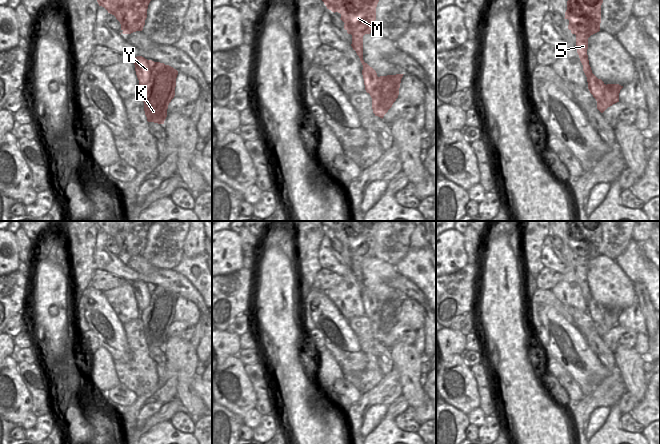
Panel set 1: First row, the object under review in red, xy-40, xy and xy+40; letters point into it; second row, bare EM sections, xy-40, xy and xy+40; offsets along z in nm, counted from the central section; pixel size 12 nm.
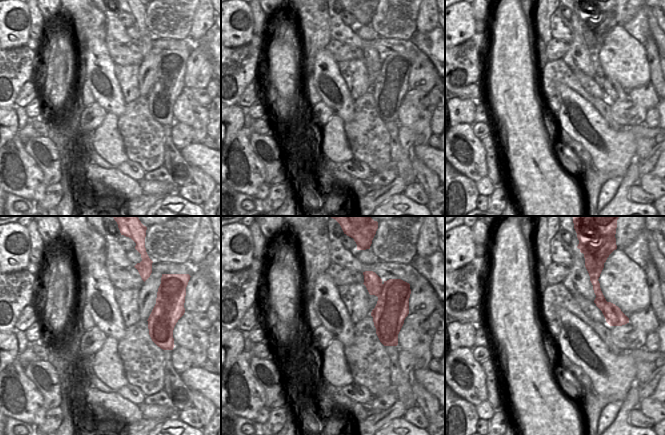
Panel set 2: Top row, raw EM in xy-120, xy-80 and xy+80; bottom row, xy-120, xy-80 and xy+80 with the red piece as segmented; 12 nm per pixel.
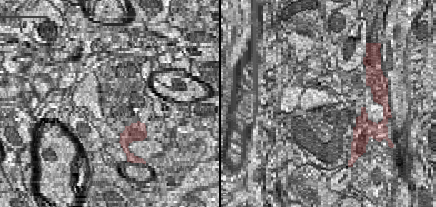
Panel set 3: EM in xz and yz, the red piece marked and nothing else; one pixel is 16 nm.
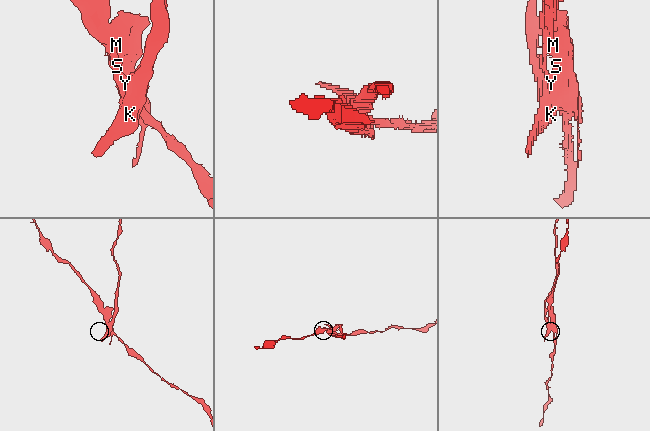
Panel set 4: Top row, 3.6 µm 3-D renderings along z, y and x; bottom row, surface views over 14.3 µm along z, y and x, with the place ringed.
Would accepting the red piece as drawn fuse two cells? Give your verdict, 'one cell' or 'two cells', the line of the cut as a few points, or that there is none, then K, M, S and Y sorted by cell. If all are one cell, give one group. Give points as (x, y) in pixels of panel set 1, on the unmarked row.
two cells | xy-40 (157, 286), (152, 293), (151, 302), (141, 311) | K / M S Y

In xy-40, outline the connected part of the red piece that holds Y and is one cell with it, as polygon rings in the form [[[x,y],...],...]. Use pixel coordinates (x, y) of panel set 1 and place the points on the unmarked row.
[[[137,280],[132,282],[132,284],[135,289],[135,295],[139,304],[139,309],[140,311],[144,311],[147,307],[149,307],[152,300],[152,293],[157,286],[147,284],[142,280]]]

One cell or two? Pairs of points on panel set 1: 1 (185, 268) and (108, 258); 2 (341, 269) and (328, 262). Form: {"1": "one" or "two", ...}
{"1": "two", "2": "one"}

